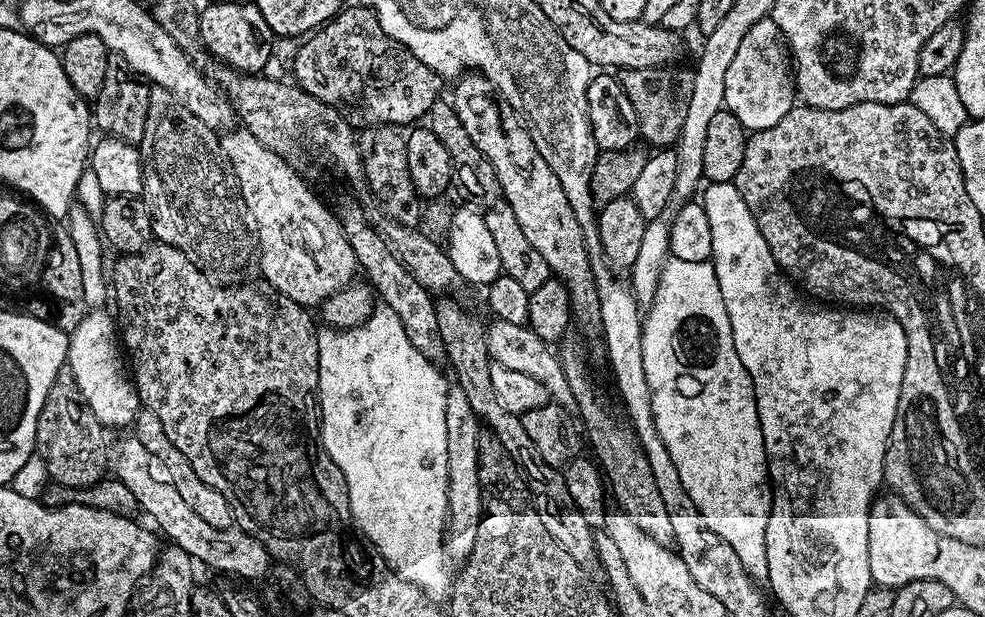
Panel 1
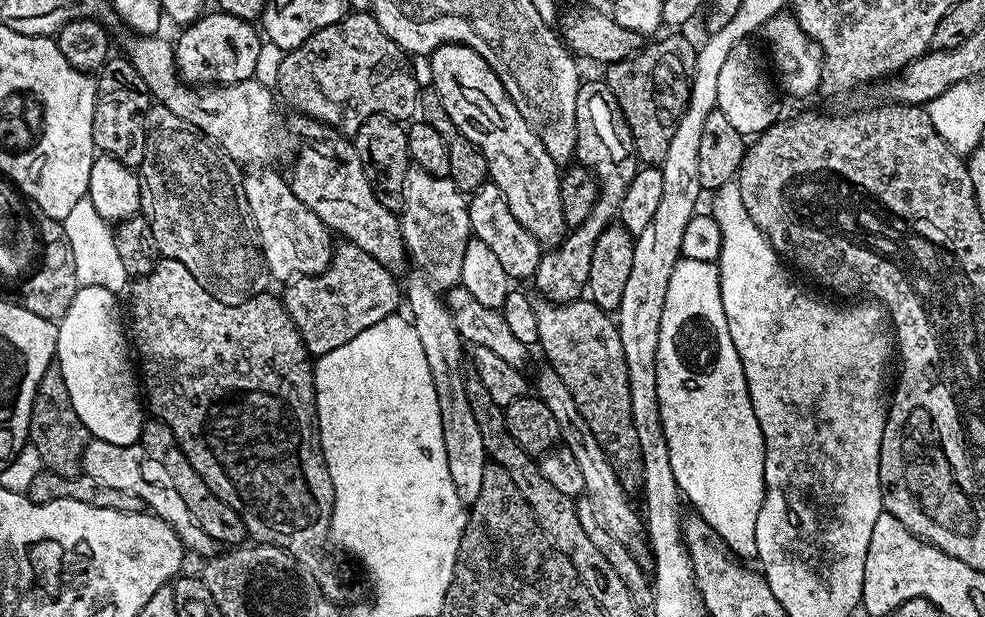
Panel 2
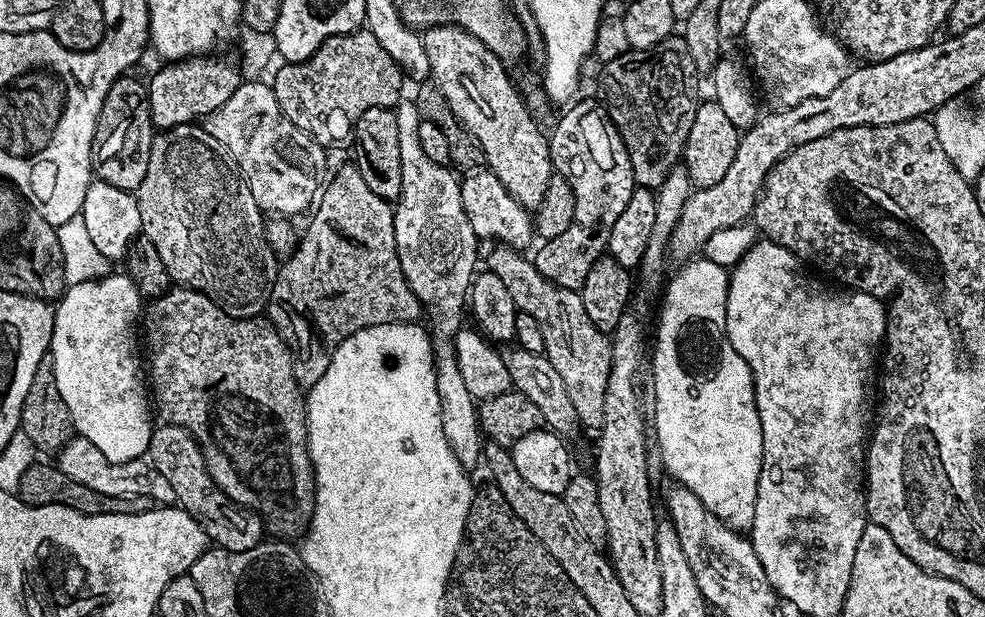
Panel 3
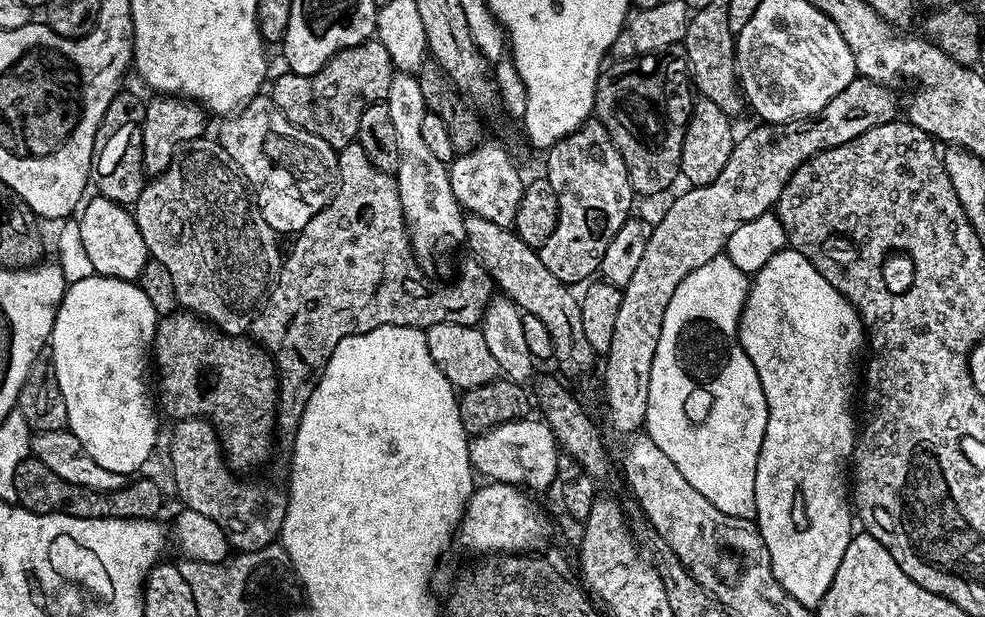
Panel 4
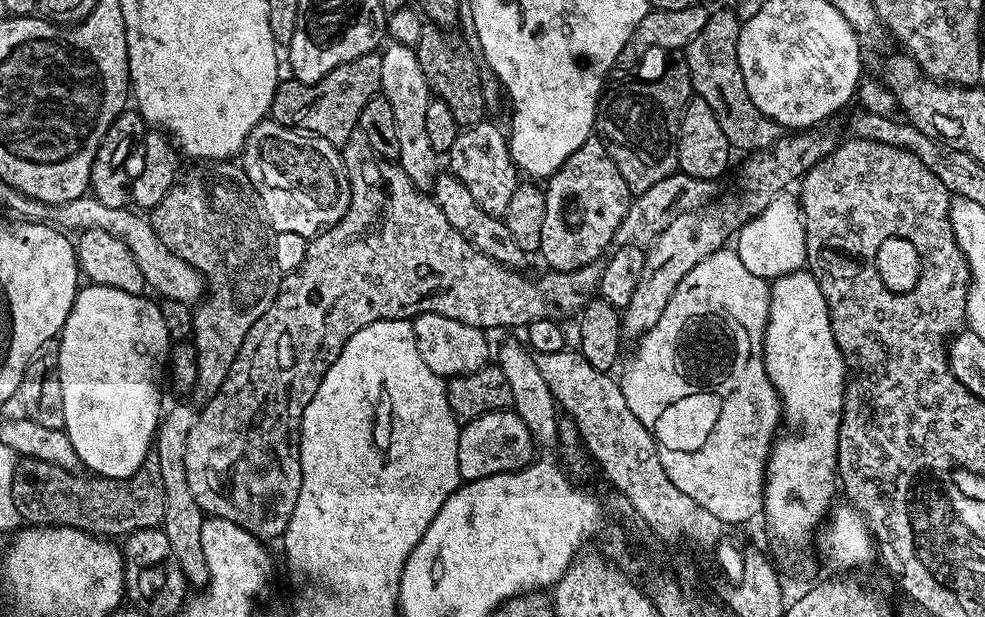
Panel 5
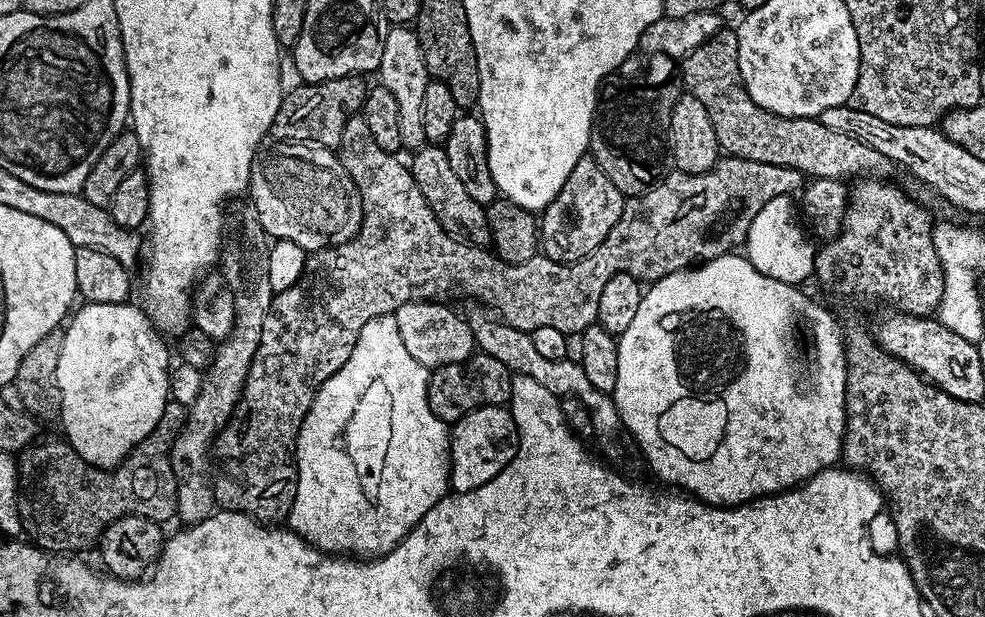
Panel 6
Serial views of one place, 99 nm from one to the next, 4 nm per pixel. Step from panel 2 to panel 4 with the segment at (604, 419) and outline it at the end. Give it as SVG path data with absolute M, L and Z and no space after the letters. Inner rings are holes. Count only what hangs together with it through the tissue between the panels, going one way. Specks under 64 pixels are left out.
M471 214L464 217L464 244L472 251L469 253L488 271L493 285L508 299L514 301L521 313L534 314L534 318L538 318L546 326L546 330L550 330L550 338L554 342L554 364L568 376L580 376L583 372L590 371L594 353L590 342L586 342L586 334L582 331L582 310L577 293L569 285L554 278L550 270L546 270L539 251L526 246L526 242L522 242L522 238L518 238L518 234L512 228L497 226L495 222L486 222L486 218L478 218Z

